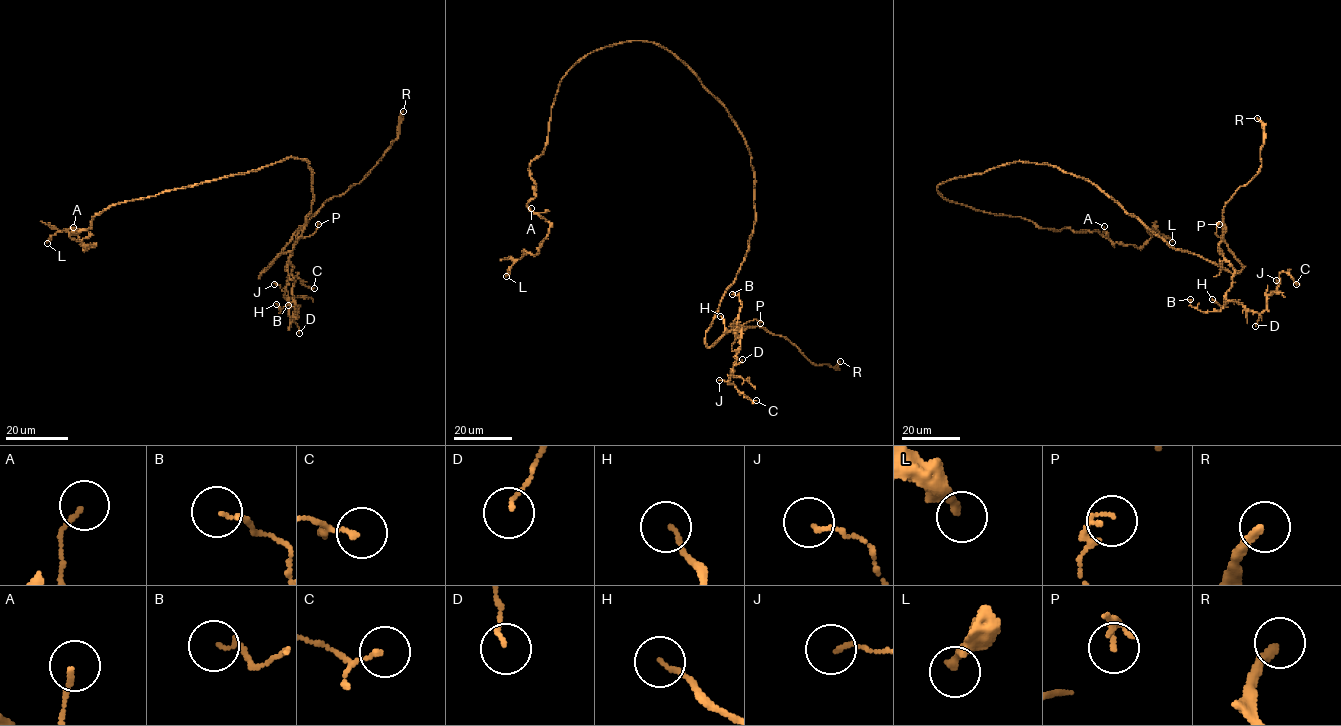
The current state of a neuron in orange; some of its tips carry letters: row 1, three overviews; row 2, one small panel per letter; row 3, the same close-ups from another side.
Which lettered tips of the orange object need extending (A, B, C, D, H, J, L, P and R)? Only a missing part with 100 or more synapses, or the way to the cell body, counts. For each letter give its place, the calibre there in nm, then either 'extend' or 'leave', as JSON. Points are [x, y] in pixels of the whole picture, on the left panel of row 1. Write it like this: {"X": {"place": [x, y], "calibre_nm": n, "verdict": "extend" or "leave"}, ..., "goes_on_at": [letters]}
{"A": {"place": [73, 227], "calibre_nm": 130, "verdict": "leave"}, "B": {"place": [288, 305], "calibre_nm": 100, "verdict": "leave"}, "C": {"place": [314, 288], "calibre_nm": 90, "verdict": "leave"}, "D": {"place": [299, 333], "calibre_nm": 110, "verdict": "leave"}, "H": {"place": [276, 304], "calibre_nm": 110, "verdict": "leave"}, "J": {"place": [274, 284], "calibre_nm": 110, "verdict": "leave"}, "L": {"place": [47, 243], "calibre_nm": 280, "verdict": "leave"}, "P": {"place": [318, 224], "calibre_nm": 90, "verdict": "leave"}, "R": {"place": [403, 111], "calibre_nm": 260, "verdict": "extend"}, "goes_on_at": ["R"]}

